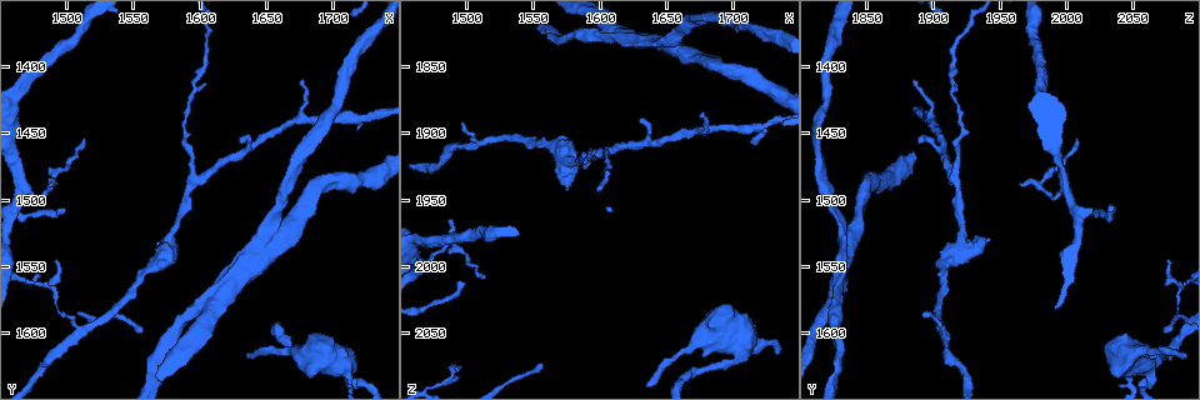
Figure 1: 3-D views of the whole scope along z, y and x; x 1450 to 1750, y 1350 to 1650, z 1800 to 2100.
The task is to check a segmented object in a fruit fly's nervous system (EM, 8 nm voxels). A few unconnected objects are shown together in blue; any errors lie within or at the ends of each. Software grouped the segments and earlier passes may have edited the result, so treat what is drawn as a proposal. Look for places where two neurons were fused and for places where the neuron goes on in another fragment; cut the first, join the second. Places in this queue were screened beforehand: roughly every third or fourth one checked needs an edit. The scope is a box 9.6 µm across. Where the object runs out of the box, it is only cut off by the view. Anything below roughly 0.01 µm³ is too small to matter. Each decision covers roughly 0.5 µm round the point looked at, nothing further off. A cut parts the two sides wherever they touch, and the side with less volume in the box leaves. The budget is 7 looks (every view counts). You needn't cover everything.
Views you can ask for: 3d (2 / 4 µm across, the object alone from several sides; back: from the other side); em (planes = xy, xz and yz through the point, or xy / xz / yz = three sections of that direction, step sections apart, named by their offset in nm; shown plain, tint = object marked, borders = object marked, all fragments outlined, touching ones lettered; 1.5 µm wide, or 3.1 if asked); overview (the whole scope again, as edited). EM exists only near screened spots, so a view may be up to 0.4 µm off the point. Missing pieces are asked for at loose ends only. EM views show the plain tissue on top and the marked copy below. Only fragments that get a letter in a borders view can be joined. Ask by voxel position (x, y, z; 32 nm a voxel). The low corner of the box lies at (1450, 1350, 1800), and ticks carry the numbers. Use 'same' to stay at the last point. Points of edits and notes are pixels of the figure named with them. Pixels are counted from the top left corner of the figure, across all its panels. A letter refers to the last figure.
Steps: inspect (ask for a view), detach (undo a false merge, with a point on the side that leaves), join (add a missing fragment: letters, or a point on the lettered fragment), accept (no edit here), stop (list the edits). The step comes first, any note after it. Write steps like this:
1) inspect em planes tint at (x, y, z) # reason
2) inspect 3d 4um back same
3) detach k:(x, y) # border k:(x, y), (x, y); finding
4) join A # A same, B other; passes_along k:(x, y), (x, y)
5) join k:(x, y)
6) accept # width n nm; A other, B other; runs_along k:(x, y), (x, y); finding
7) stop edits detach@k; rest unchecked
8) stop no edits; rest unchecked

inspect em planes tint at (1612, 1572, 1826) # three arms meet

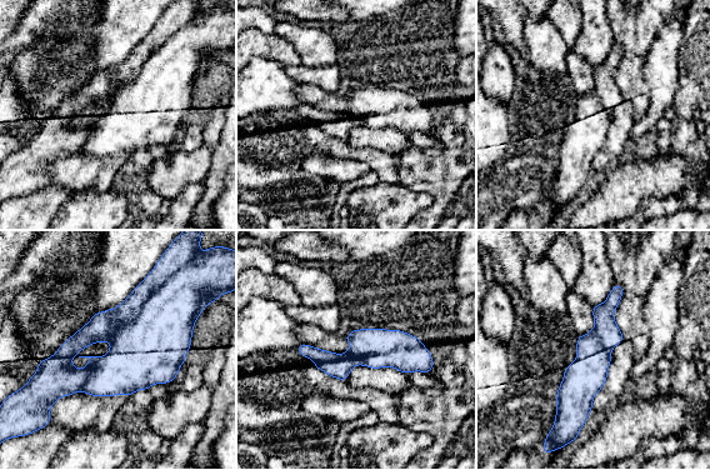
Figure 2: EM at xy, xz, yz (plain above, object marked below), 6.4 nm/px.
inspect em planes borders same

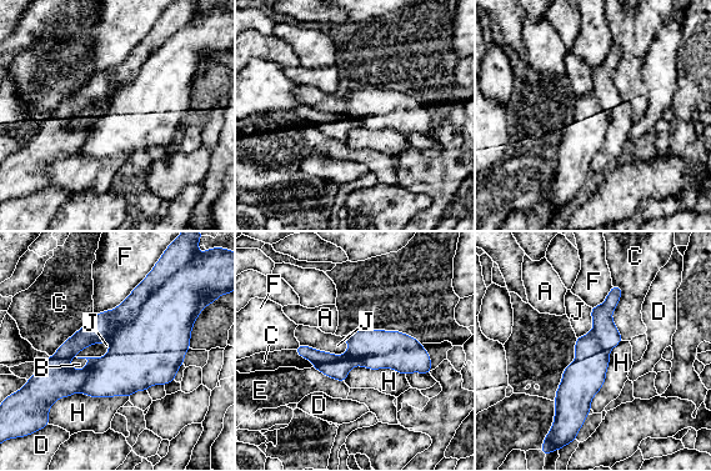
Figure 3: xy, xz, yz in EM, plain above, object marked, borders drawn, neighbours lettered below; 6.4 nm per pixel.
detach 3:(103, 326) # A other, B other, C other, D other, E other, F other, H other, J other; border 3:(166, 281), (109, 342); two neurons meet here

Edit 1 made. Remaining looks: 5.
inspect overview

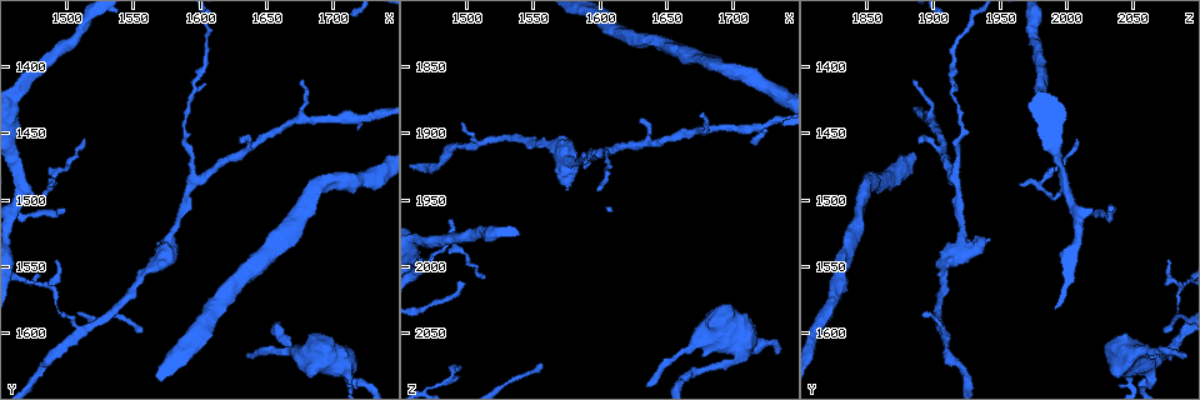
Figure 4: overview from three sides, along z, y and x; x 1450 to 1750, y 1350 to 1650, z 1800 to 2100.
inspect em yz step 8 tint at (1704, 1620, 2064) # sharp bend

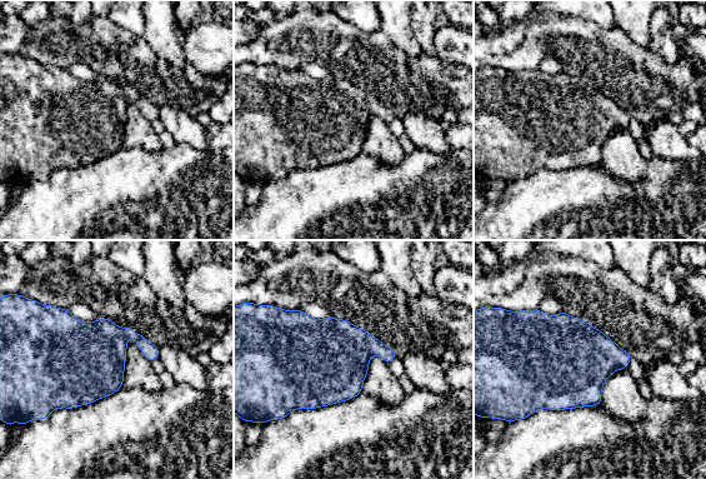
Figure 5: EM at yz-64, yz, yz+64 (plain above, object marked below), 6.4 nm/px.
inspect em planes borders same

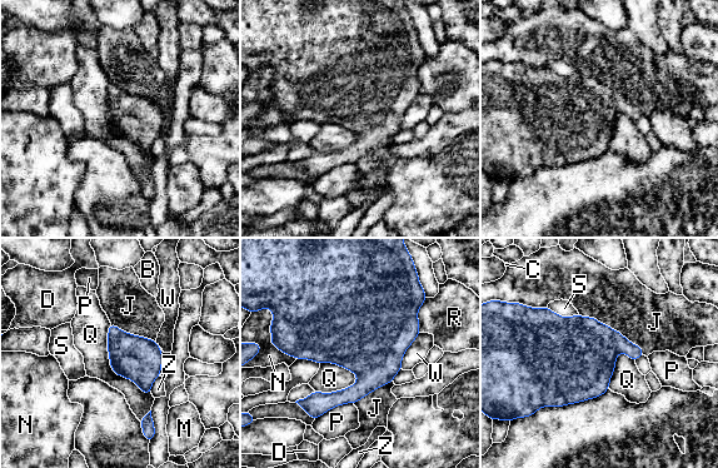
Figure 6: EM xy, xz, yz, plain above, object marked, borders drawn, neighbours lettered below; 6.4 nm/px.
accept # longest_contact Q 550 nm; B other, C other, D other, J other, M other, N other, P other, Q other, R other, S other, W other, Z other; border 6:(109, 323), (110, 368), (149, 394); continuous, no second neuron

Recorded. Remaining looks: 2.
inspect em planes borders at (1676, 1412, 1884)

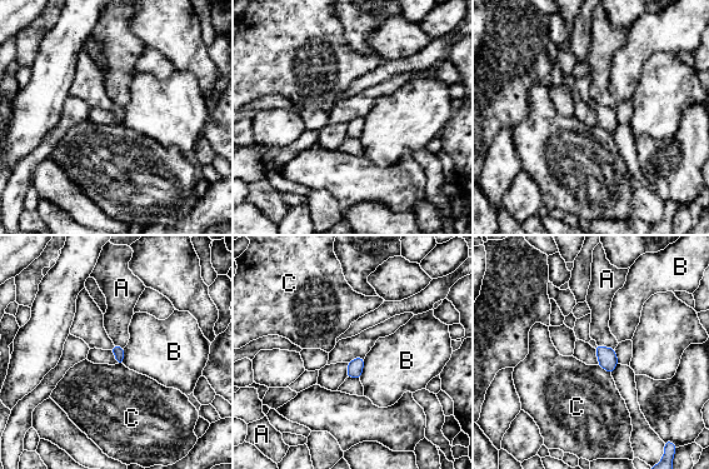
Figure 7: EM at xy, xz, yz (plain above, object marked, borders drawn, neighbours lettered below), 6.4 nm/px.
accept # longest_contact B 140 nm; A other, B other, C other; border 7:(598, 364), (610, 374); no lettered fragment goes on from it

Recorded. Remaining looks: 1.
stop edits detach@3; rest unchecked

